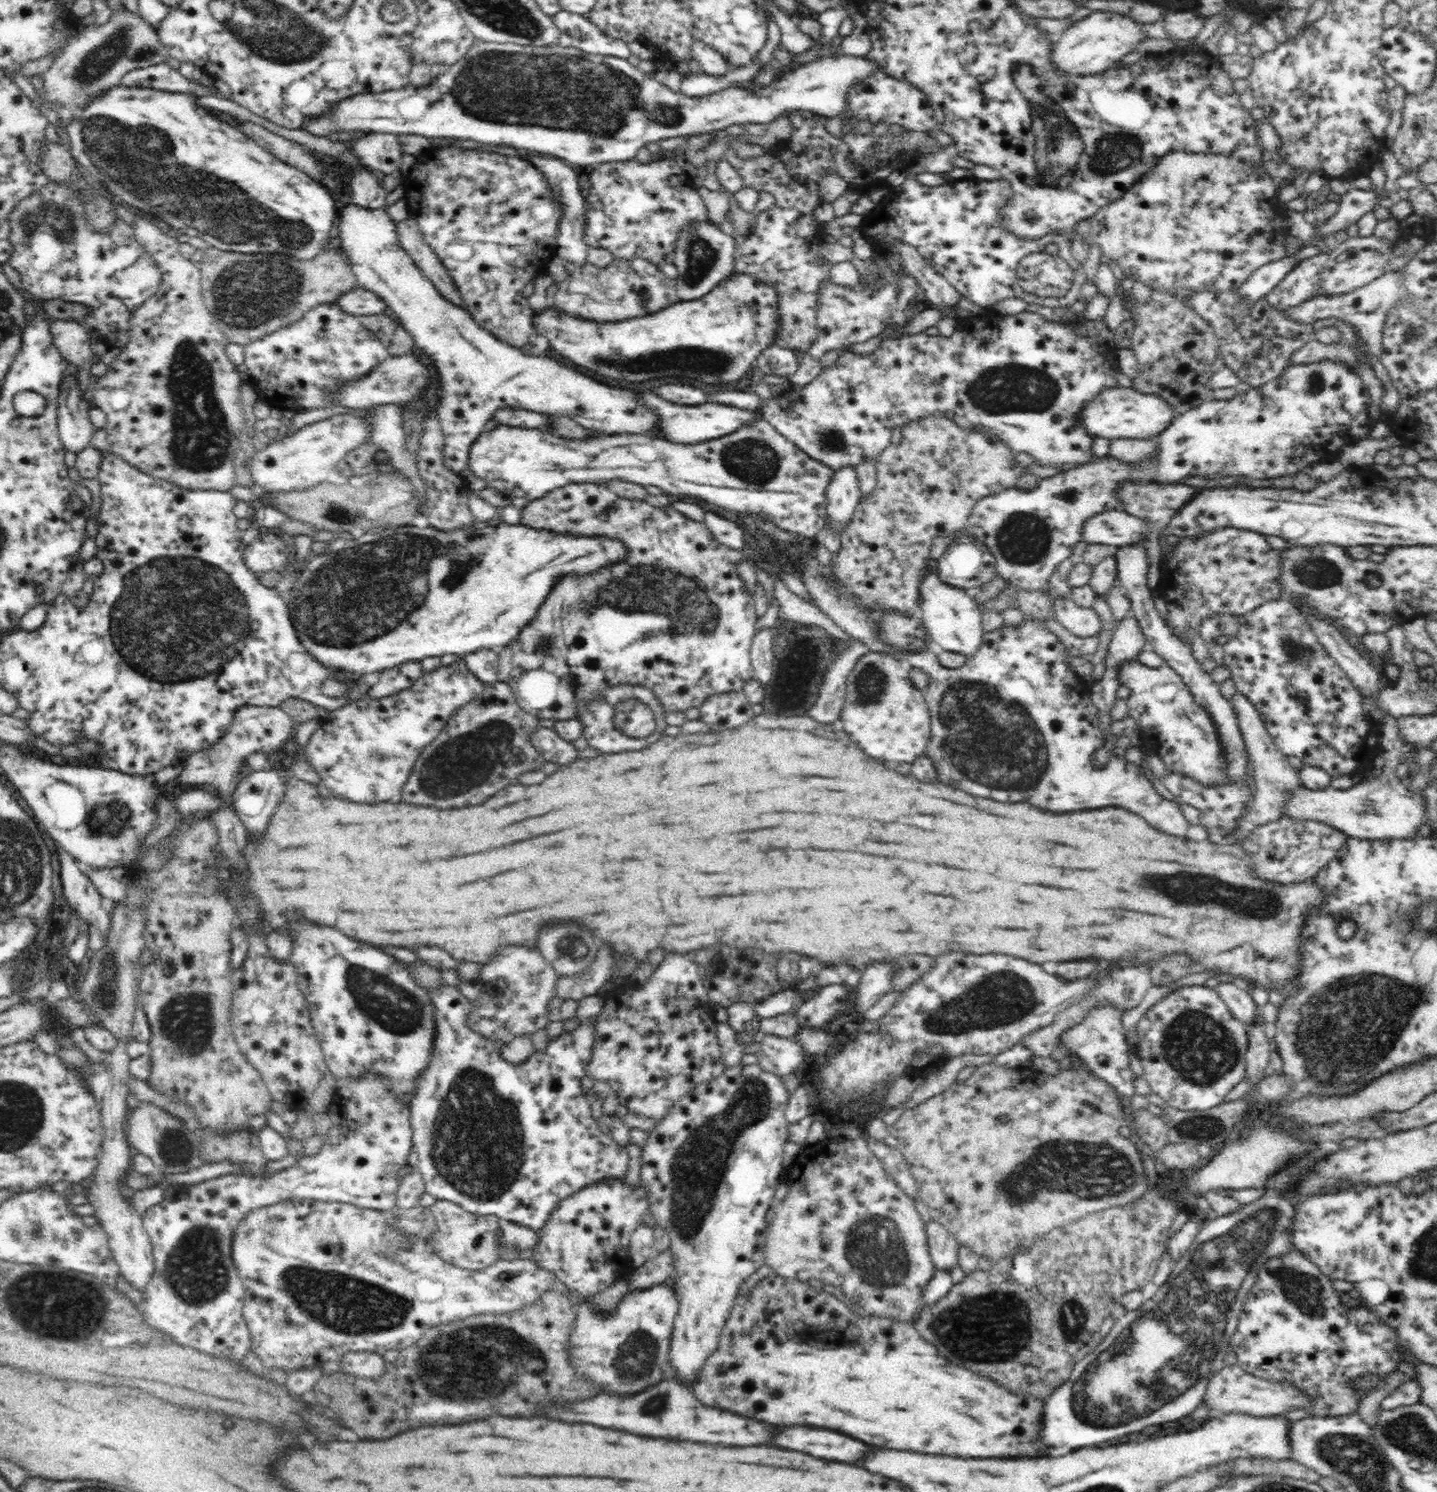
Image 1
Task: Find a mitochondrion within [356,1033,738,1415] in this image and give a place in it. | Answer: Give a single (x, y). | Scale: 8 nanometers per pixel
(477, 1147)

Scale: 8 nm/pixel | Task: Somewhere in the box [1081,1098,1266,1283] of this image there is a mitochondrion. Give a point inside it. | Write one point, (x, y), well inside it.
(1209, 1128)

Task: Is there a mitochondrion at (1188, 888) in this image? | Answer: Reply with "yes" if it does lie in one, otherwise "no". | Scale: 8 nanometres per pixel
yes

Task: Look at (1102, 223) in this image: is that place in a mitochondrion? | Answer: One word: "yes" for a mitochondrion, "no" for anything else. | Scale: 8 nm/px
no

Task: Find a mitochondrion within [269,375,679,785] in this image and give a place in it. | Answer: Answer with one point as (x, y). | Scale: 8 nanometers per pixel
(380, 578)

